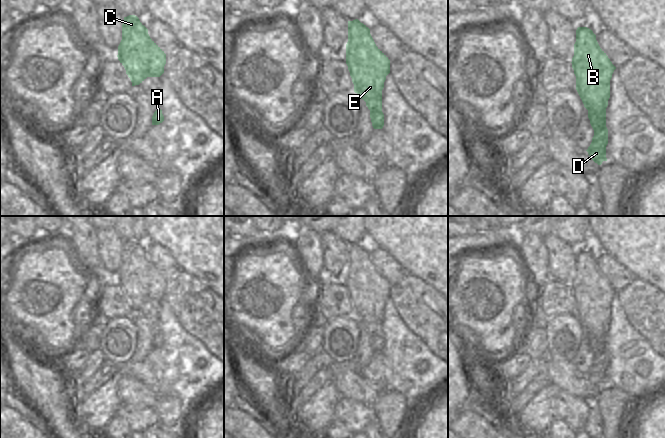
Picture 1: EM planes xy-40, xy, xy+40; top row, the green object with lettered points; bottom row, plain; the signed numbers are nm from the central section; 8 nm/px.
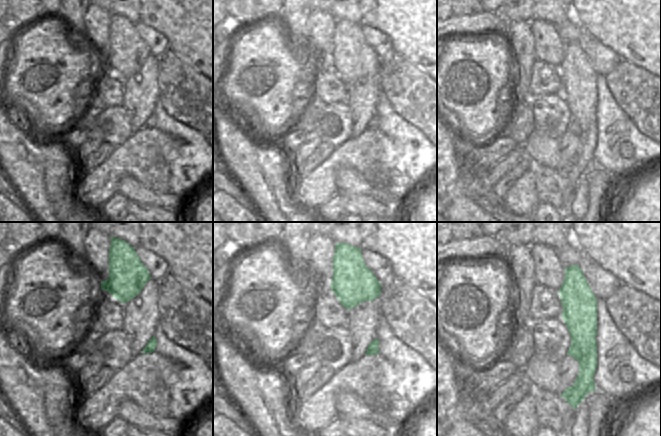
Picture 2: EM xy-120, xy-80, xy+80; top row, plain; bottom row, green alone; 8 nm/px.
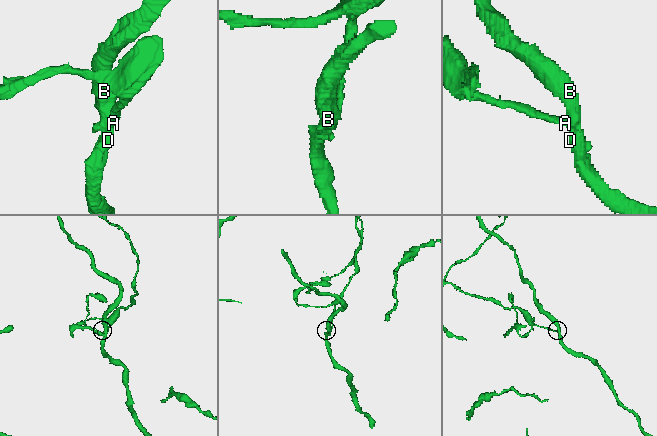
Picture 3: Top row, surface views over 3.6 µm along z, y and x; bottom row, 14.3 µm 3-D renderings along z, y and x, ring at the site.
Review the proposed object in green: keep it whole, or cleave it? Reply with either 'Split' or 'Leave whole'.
Split

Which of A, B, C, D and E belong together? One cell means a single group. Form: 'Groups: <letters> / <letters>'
Groups: A / B C D E

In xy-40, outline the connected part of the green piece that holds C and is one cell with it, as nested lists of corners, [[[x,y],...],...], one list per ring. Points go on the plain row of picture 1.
[[[135,239],[124,241],[122,248],[122,264],[118,270],[118,284],[124,290],[132,310],[139,309],[147,301],[160,301],[164,297],[166,278],[150,262],[148,253]]]

